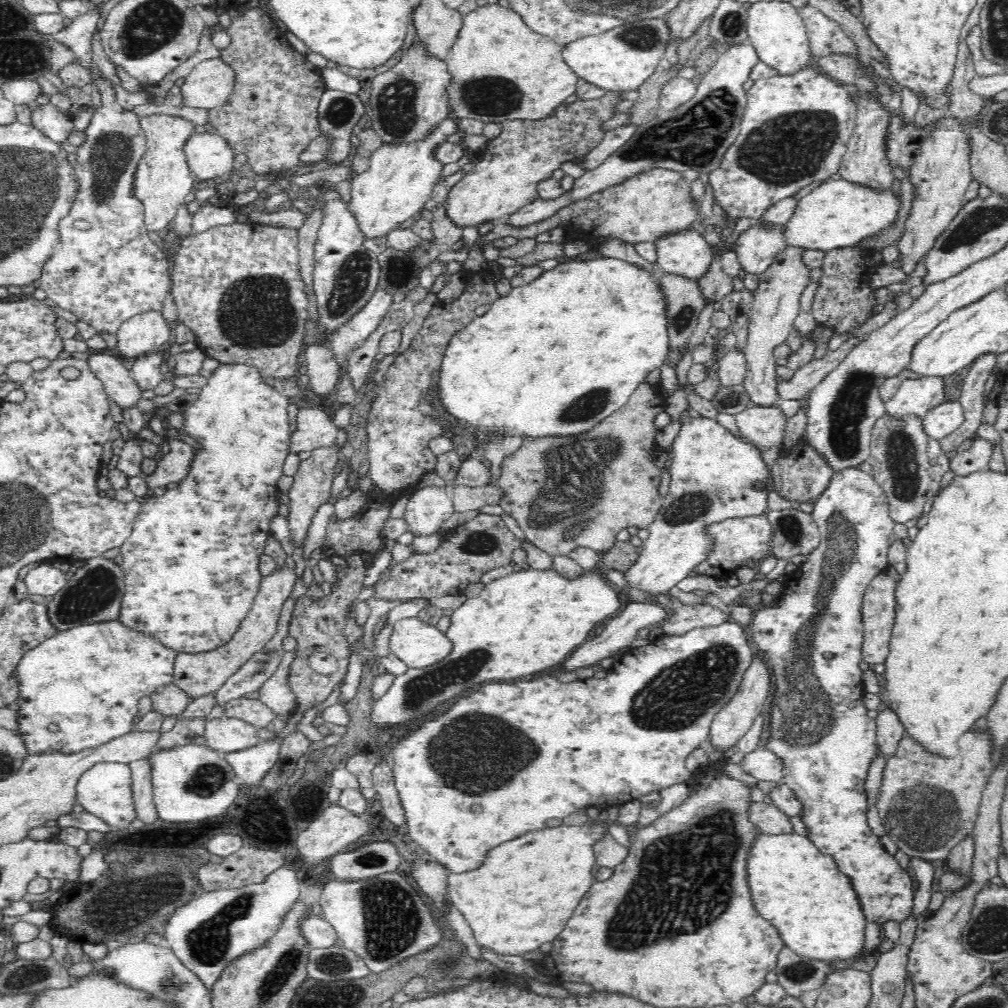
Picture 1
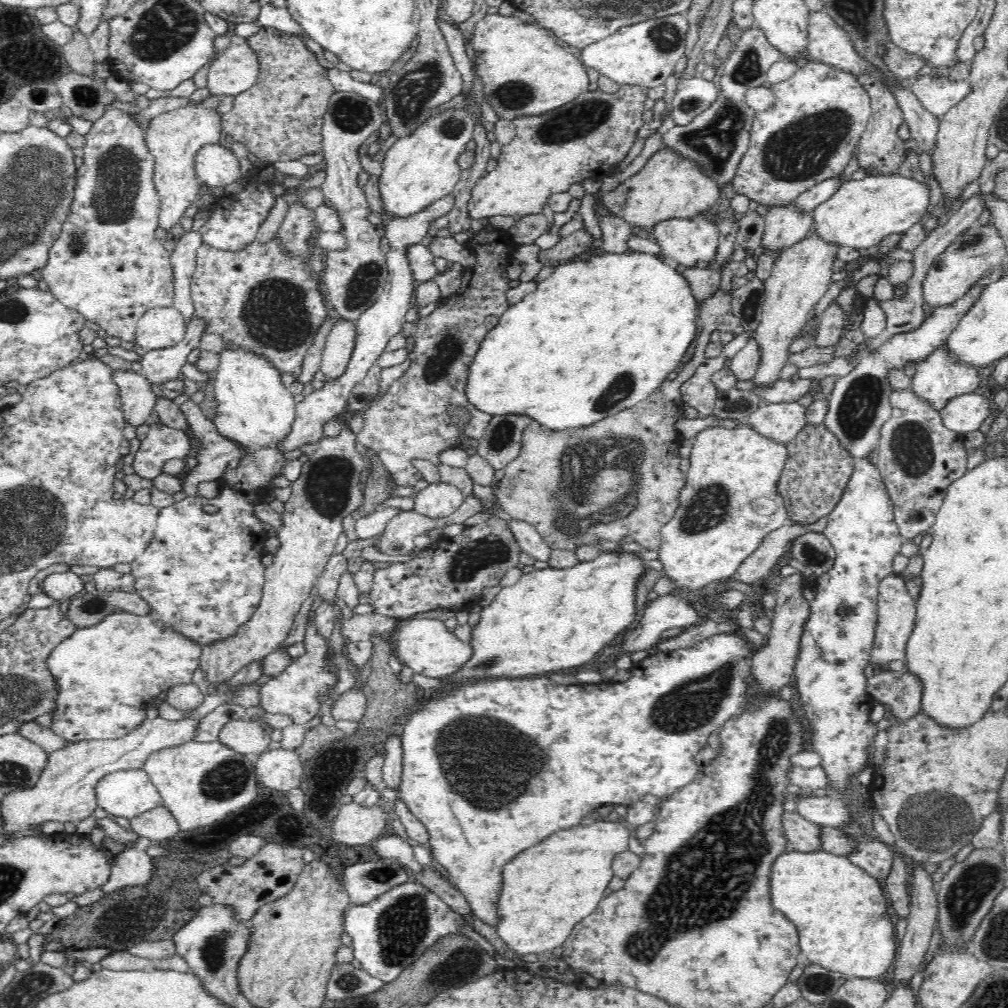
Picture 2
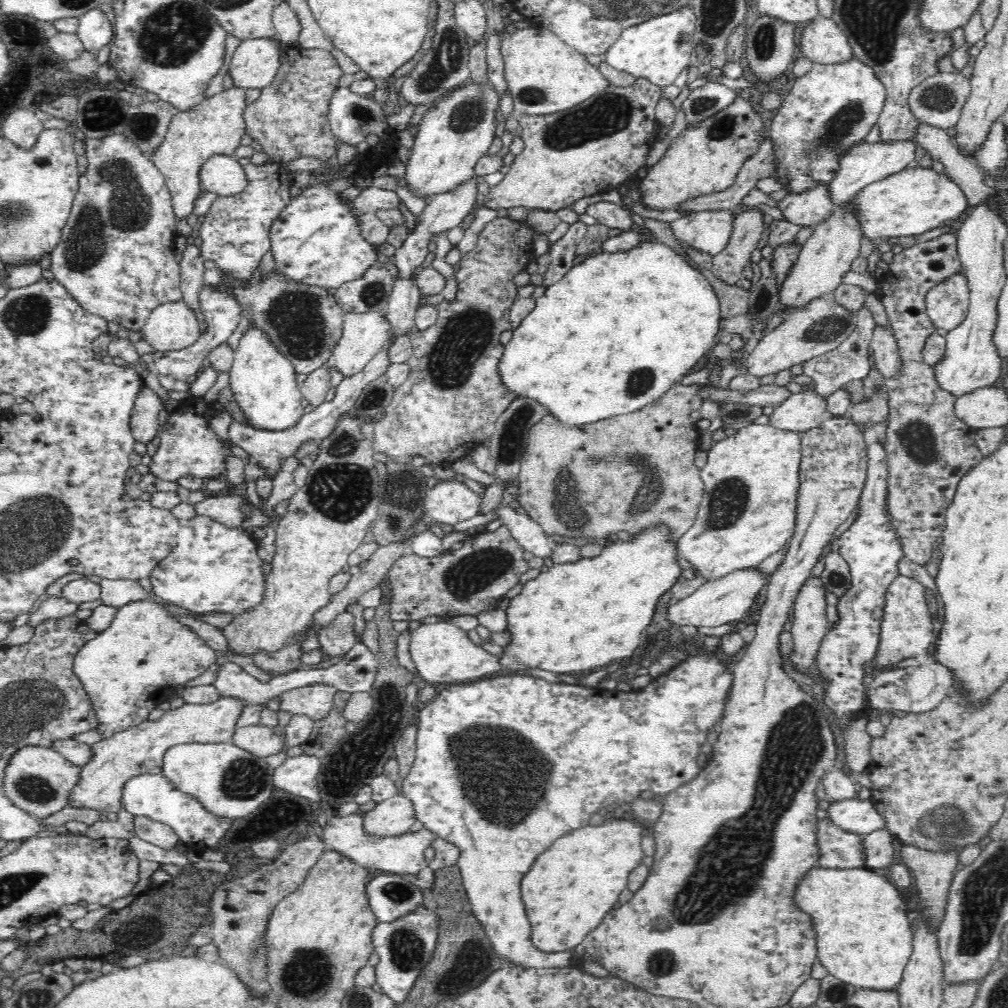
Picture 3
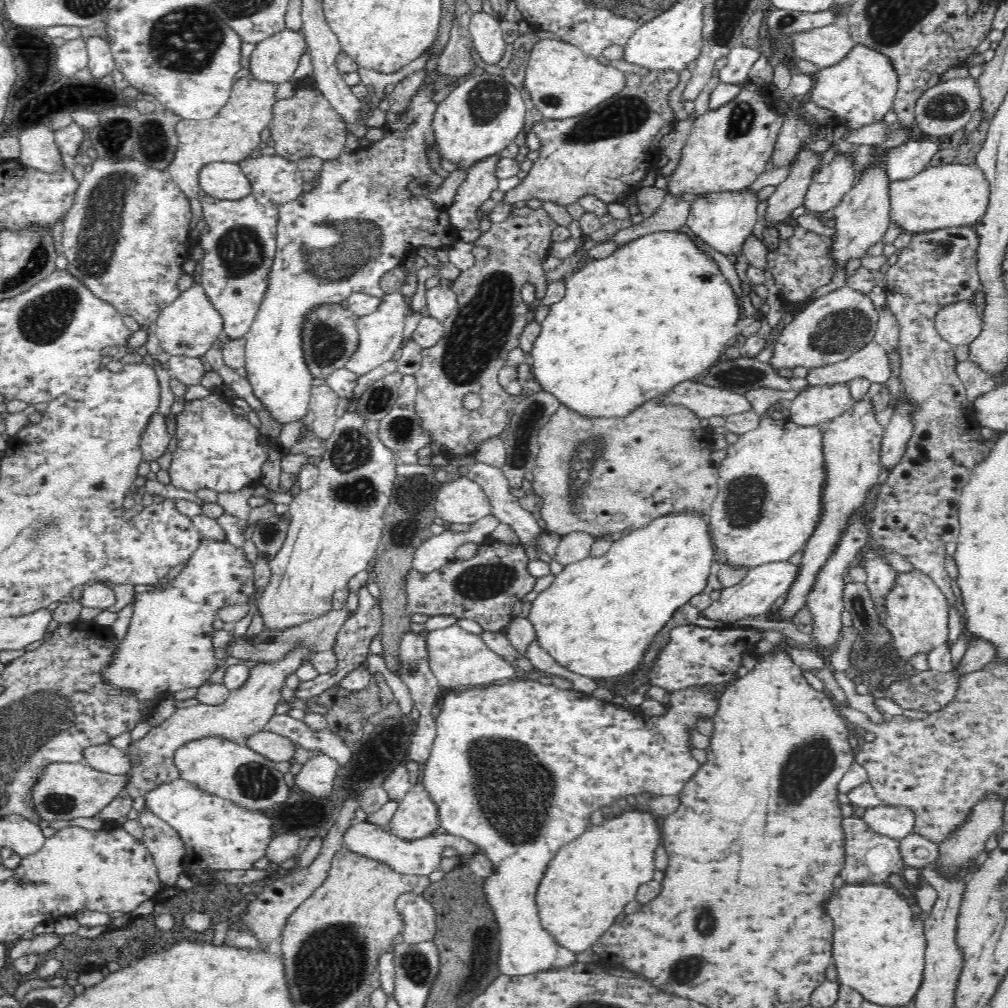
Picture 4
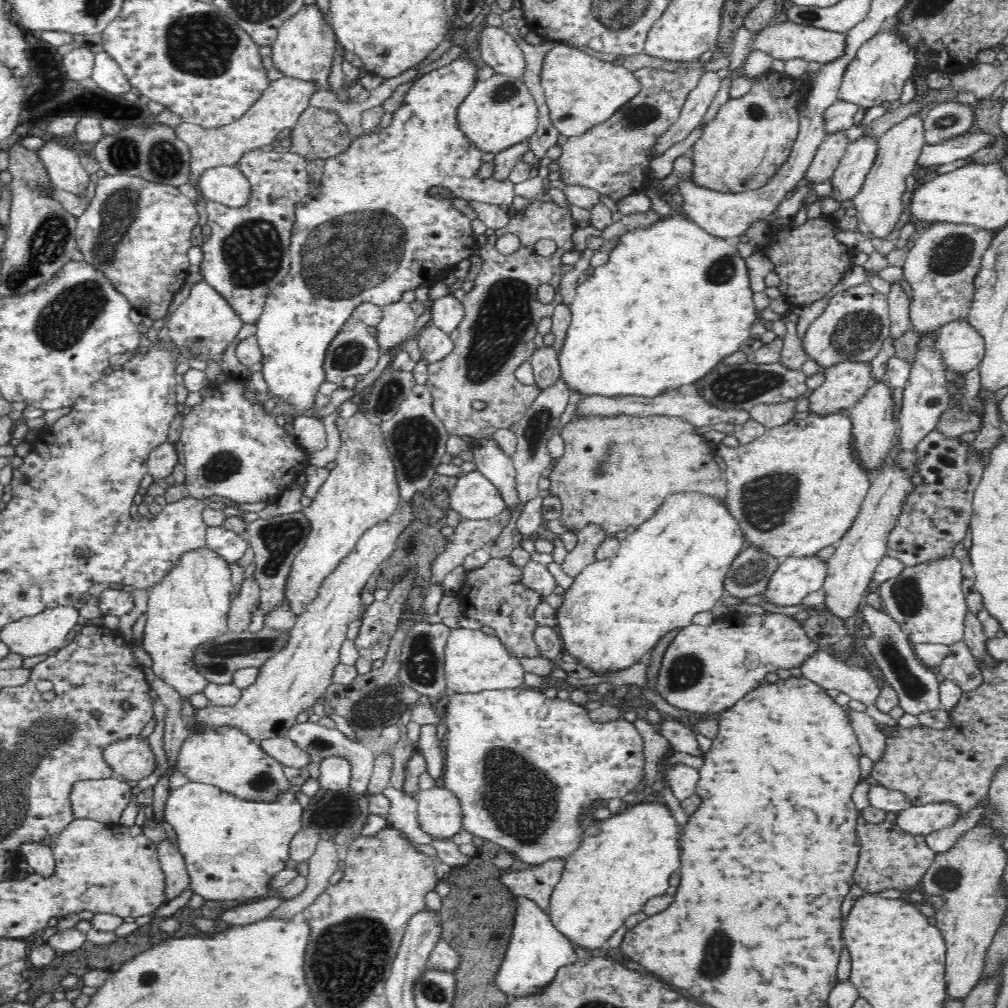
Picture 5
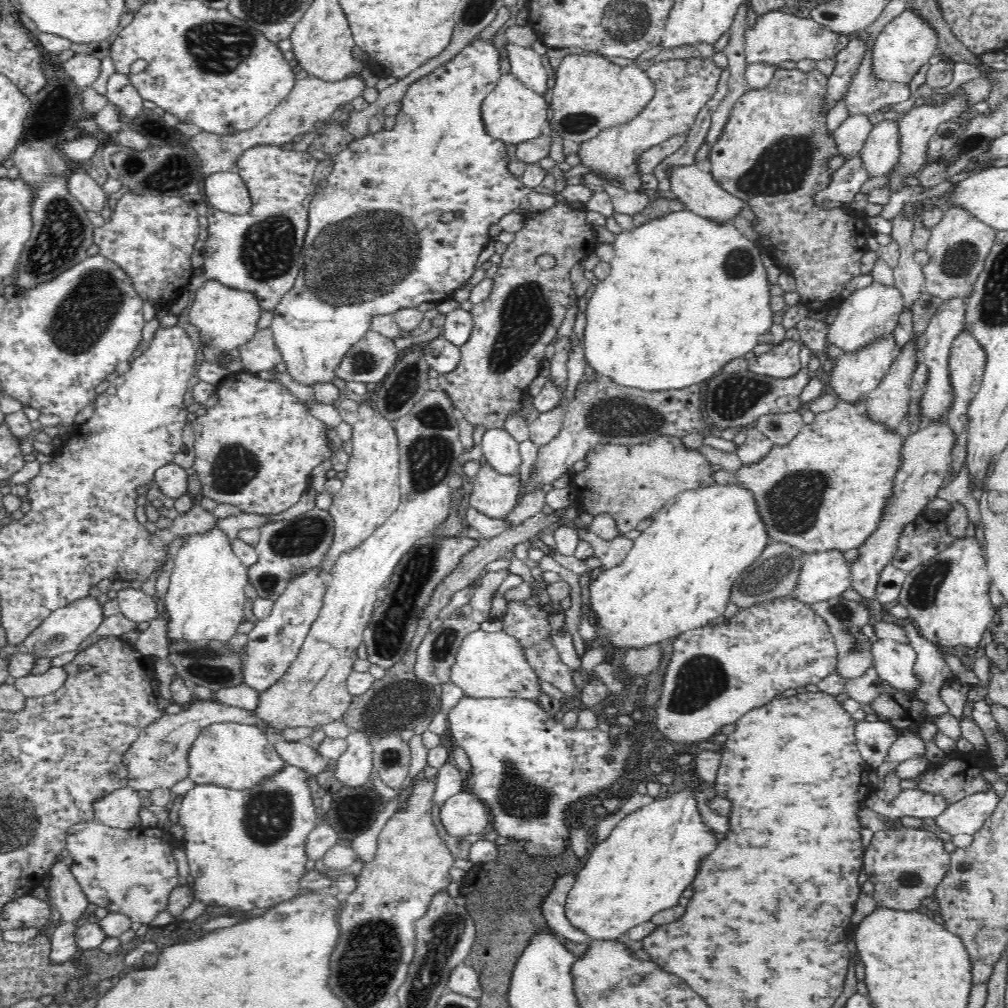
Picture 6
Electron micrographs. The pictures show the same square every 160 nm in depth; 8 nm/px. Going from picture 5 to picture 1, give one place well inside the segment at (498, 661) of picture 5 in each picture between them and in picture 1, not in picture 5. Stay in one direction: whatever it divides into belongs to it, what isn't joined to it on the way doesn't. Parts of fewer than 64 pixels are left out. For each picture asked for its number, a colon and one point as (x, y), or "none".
1: (419, 644)
2: (425, 645)
3: (442, 653)
4: (456, 657)

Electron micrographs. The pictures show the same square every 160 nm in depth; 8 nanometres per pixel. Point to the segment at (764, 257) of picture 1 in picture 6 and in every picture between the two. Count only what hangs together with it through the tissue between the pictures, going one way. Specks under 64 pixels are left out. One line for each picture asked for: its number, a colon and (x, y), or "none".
2: (783, 226)
3: (805, 209)
4: (827, 188)
5: (846, 180)
6: (880, 150)

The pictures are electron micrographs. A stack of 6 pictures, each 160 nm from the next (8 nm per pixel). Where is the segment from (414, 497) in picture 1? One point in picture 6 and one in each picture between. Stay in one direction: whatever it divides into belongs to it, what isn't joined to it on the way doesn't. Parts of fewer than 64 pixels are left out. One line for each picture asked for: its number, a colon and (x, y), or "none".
2: (438, 500)
3: (451, 502)
4: (462, 501)
5: (473, 497)
6: (493, 495)

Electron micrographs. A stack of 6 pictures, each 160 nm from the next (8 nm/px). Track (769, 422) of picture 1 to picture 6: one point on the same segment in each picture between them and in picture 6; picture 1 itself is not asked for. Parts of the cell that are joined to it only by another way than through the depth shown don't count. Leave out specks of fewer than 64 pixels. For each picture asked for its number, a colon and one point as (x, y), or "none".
2: (779, 422)
3: (801, 411)
4: (814, 406)
5: (844, 385)
6: (853, 375)

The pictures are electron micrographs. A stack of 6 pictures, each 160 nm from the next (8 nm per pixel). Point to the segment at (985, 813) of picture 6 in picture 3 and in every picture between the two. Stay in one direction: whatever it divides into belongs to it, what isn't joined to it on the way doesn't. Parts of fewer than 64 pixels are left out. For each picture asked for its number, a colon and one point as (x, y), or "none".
3: (855, 816)
4: (895, 822)
5: (916, 820)

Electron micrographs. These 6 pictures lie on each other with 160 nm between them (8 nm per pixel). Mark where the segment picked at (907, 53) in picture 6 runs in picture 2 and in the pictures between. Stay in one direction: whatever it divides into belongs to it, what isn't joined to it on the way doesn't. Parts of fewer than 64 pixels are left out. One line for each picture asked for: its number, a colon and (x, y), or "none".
2: (808, 135)
3: (832, 107)
4: (859, 90)
5: (876, 74)

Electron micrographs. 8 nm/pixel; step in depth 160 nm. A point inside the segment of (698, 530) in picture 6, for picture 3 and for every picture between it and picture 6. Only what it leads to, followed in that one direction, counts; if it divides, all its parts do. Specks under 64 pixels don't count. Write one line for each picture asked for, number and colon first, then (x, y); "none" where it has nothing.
3: (581, 616)
4: (597, 618)
5: (673, 566)

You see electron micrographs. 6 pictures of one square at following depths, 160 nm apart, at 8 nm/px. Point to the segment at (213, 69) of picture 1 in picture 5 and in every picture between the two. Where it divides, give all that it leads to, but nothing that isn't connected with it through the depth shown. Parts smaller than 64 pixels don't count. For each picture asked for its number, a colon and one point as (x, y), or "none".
2: (235, 70)
3: (254, 63)
4: (274, 59)
5: (302, 49)

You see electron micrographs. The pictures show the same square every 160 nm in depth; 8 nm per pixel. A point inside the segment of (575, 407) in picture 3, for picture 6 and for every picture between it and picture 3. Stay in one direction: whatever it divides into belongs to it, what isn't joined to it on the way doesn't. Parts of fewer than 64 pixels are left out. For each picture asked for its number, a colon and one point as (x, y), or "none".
4: (629, 327)
5: (671, 302)
6: (667, 316)

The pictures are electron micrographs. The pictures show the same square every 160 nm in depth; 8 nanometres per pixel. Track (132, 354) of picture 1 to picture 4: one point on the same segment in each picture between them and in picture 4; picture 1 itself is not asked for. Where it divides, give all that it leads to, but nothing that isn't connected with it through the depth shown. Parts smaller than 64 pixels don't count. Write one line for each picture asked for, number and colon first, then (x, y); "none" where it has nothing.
2: (157, 328)
3: (171, 326)
4: (188, 325)

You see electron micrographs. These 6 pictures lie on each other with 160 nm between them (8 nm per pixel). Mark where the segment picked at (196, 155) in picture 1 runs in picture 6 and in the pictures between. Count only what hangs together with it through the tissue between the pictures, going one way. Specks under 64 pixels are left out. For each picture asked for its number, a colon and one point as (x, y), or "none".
2: (215, 165)
3: (221, 174)
4: (222, 180)
5: (227, 186)
6: (226, 192)

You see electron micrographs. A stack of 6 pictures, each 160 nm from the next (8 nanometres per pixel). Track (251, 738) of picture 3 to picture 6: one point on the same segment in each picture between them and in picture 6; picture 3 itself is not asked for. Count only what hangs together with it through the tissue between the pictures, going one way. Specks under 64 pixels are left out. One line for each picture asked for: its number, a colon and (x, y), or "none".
4: (274, 747)
5: (285, 751)
6: (302, 756)

